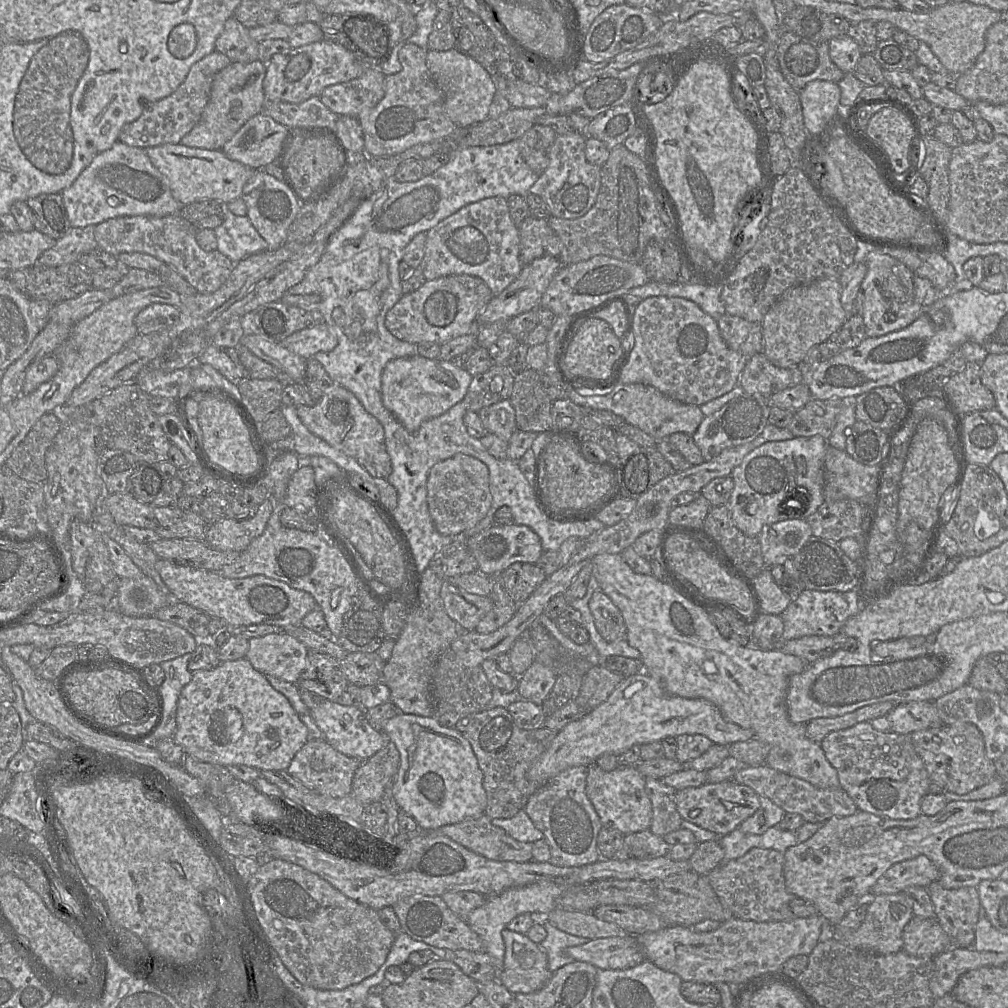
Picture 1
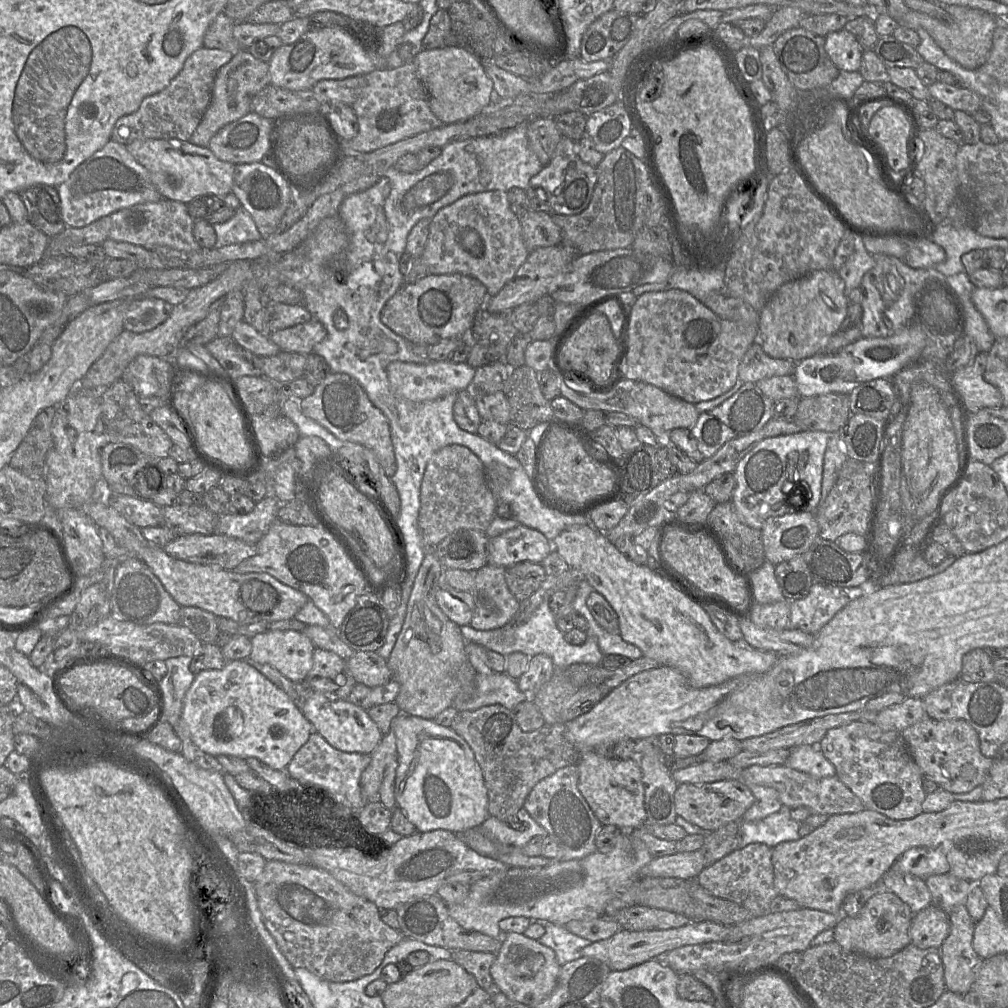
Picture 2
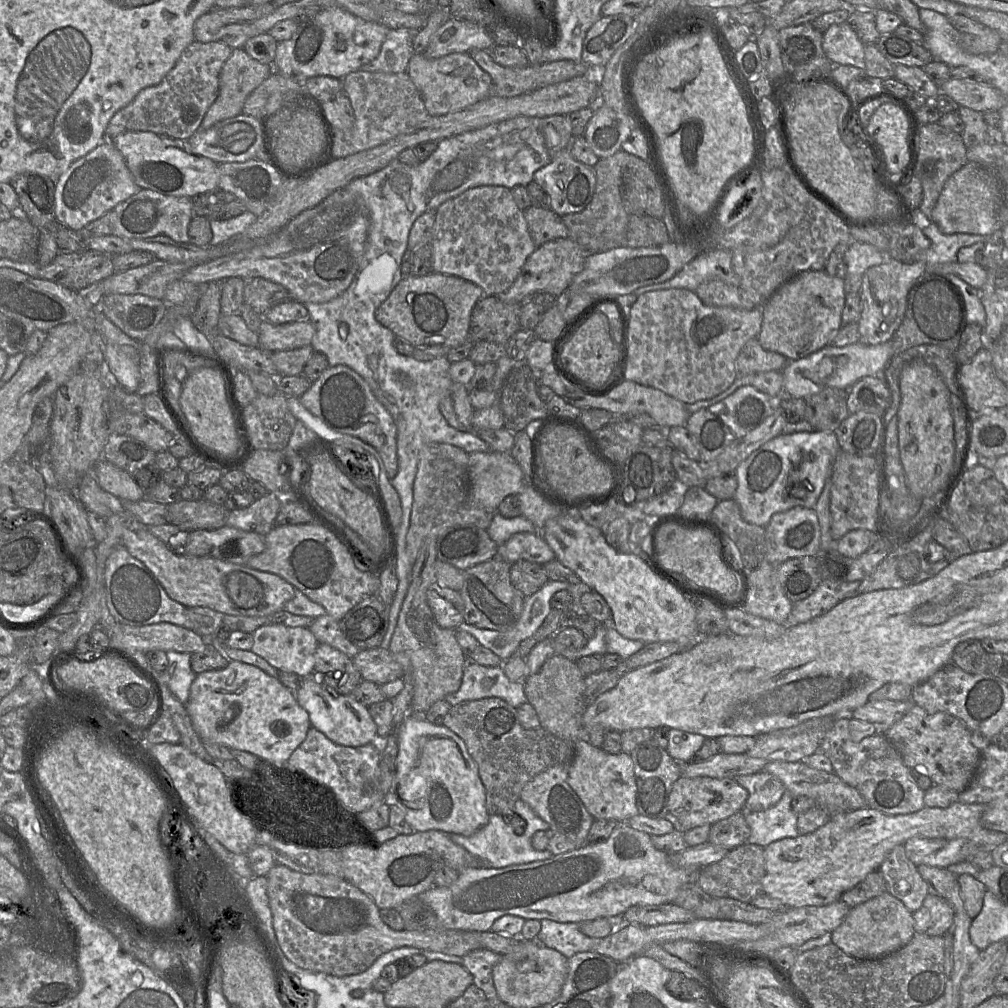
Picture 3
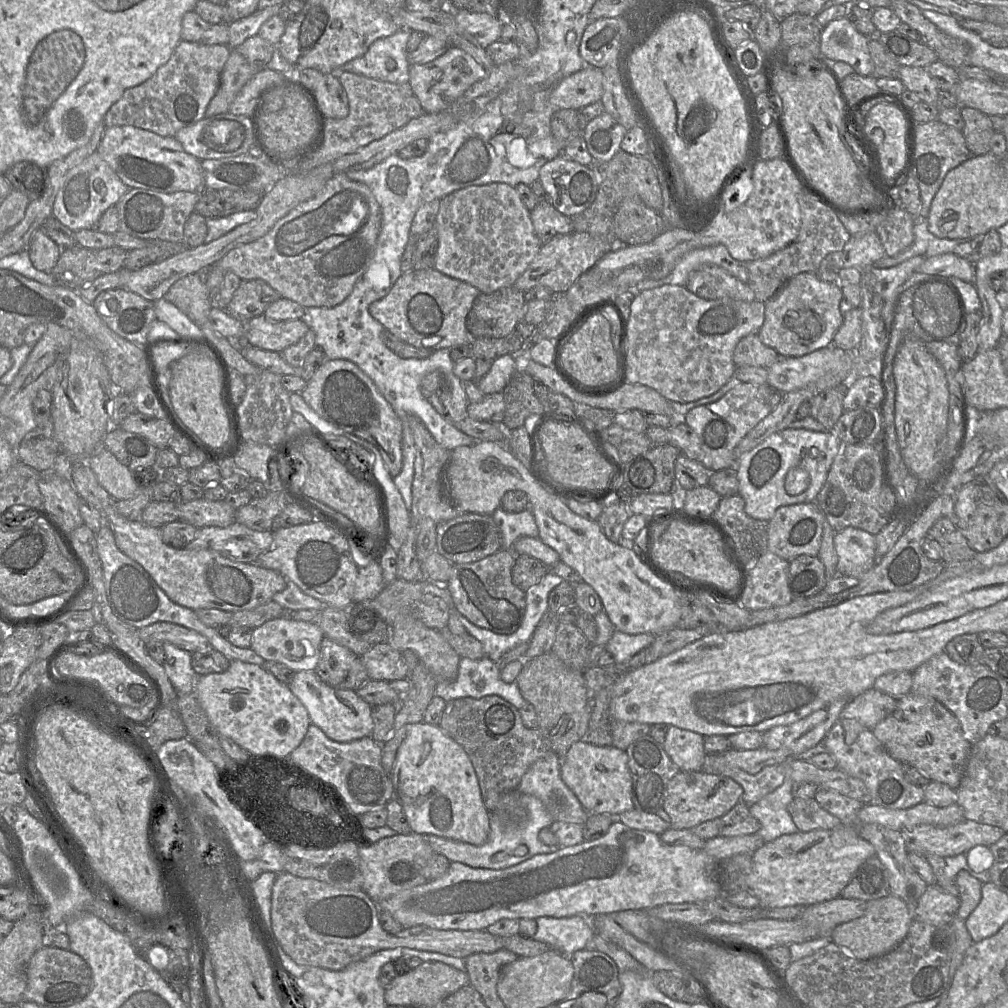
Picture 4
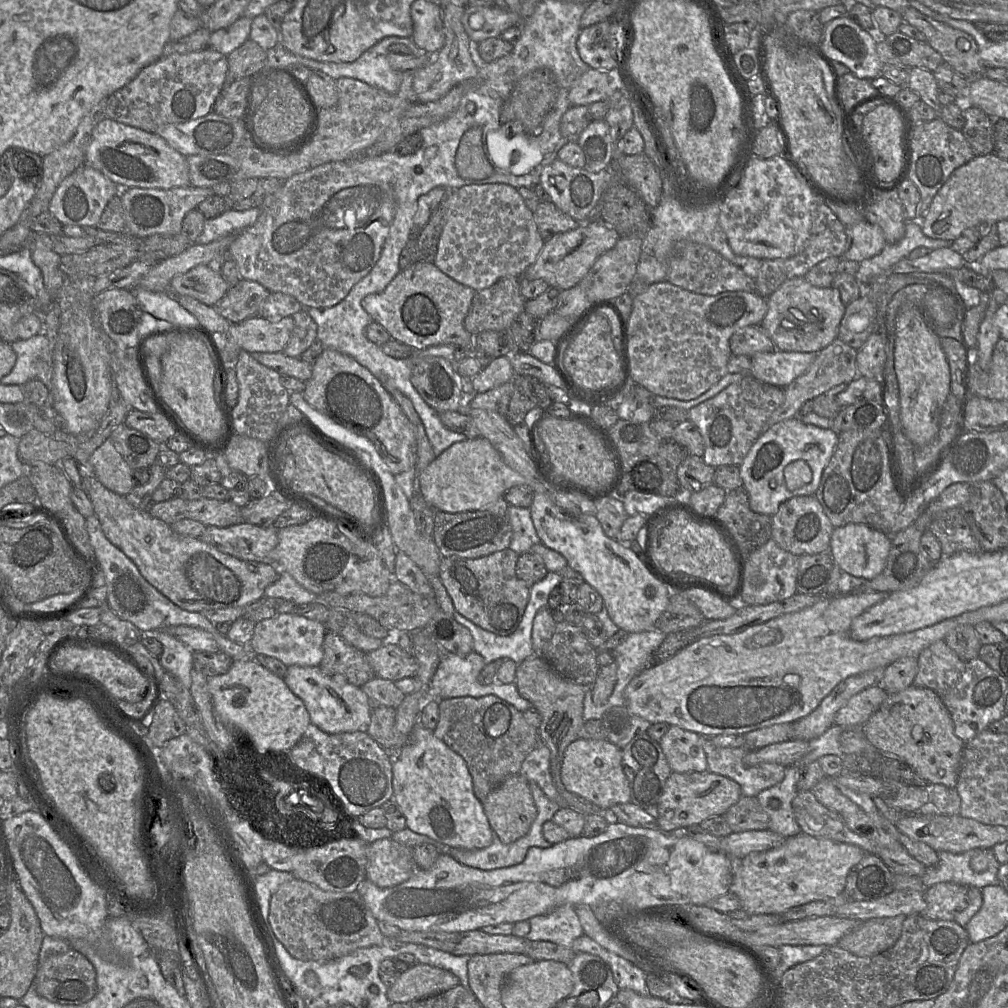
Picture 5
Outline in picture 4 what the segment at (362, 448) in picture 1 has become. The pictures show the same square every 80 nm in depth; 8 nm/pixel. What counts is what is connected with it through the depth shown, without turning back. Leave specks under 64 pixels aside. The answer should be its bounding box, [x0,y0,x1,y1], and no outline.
[300,359,403,478]

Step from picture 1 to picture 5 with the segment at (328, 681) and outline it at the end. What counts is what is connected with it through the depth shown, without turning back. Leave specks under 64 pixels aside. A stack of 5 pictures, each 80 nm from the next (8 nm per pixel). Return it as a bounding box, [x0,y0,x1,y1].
[319,631,375,687]

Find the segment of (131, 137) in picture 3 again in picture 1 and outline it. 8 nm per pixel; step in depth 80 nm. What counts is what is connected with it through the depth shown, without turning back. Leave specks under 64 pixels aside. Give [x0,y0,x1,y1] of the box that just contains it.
[144,143,255,206]

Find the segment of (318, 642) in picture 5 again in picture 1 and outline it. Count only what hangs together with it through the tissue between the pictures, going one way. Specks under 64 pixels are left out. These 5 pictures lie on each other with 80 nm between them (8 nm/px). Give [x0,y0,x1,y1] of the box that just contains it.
[246,633,308,684]

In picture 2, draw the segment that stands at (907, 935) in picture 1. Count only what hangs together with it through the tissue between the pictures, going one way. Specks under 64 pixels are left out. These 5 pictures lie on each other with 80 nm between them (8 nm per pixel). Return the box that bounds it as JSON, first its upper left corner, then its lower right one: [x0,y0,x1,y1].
[910,903,950,949]

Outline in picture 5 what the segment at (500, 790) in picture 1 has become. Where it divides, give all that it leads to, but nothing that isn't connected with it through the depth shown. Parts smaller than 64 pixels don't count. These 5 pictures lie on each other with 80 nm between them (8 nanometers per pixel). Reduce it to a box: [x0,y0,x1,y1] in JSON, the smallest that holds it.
[434,694,540,803]

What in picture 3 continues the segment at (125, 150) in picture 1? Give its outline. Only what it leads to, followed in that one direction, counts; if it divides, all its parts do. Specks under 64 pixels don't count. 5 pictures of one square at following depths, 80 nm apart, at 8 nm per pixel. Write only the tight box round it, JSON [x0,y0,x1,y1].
[54,141,140,231]

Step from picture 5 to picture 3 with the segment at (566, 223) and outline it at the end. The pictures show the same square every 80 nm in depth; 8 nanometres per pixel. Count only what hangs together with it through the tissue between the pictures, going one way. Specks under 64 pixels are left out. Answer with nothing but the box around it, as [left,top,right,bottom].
[524,205,569,247]

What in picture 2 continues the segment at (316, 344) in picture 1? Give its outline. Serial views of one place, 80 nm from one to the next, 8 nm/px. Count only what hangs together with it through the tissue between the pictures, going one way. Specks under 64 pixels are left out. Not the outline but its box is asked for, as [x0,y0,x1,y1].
[269,319,327,355]

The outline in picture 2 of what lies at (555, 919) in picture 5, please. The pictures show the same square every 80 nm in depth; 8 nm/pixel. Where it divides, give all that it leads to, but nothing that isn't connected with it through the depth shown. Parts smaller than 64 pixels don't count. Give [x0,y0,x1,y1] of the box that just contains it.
[530,919,592,966]

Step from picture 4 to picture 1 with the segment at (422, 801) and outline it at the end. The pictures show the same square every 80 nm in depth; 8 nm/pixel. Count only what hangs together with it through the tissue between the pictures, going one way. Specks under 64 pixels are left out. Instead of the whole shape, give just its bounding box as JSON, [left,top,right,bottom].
[383,713,487,830]

